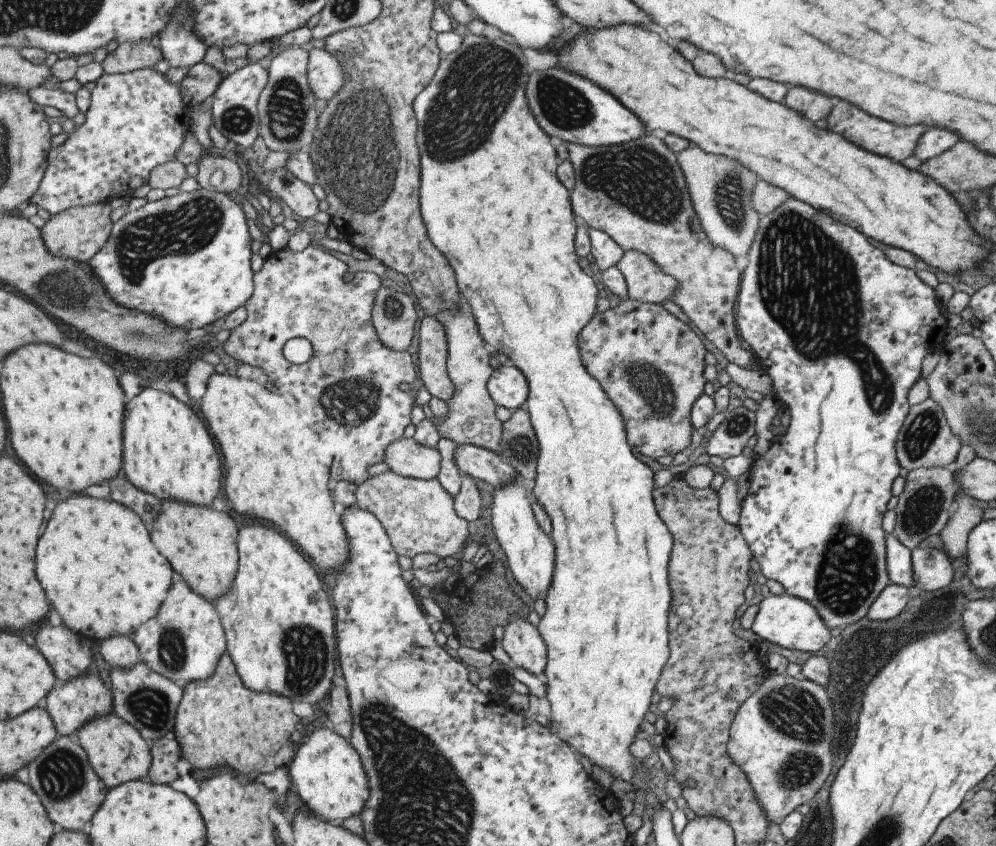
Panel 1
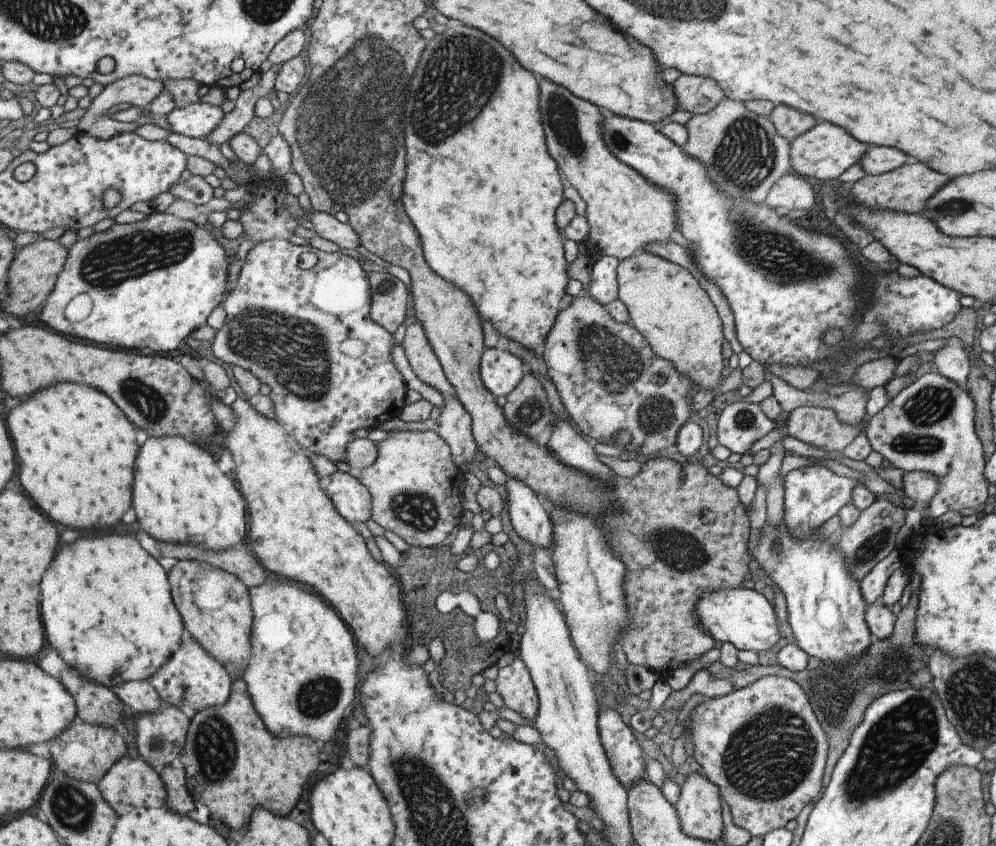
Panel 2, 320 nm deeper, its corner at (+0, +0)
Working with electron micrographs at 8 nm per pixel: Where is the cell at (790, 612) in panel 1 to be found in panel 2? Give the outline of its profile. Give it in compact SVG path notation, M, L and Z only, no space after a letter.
M725 588L703 592L695 606L695 620L699 620L699 628L709 632L716 643L728 642L737 650L749 650L754 653L776 648L781 637L777 628L777 617L769 602L755 590L745 588Z

